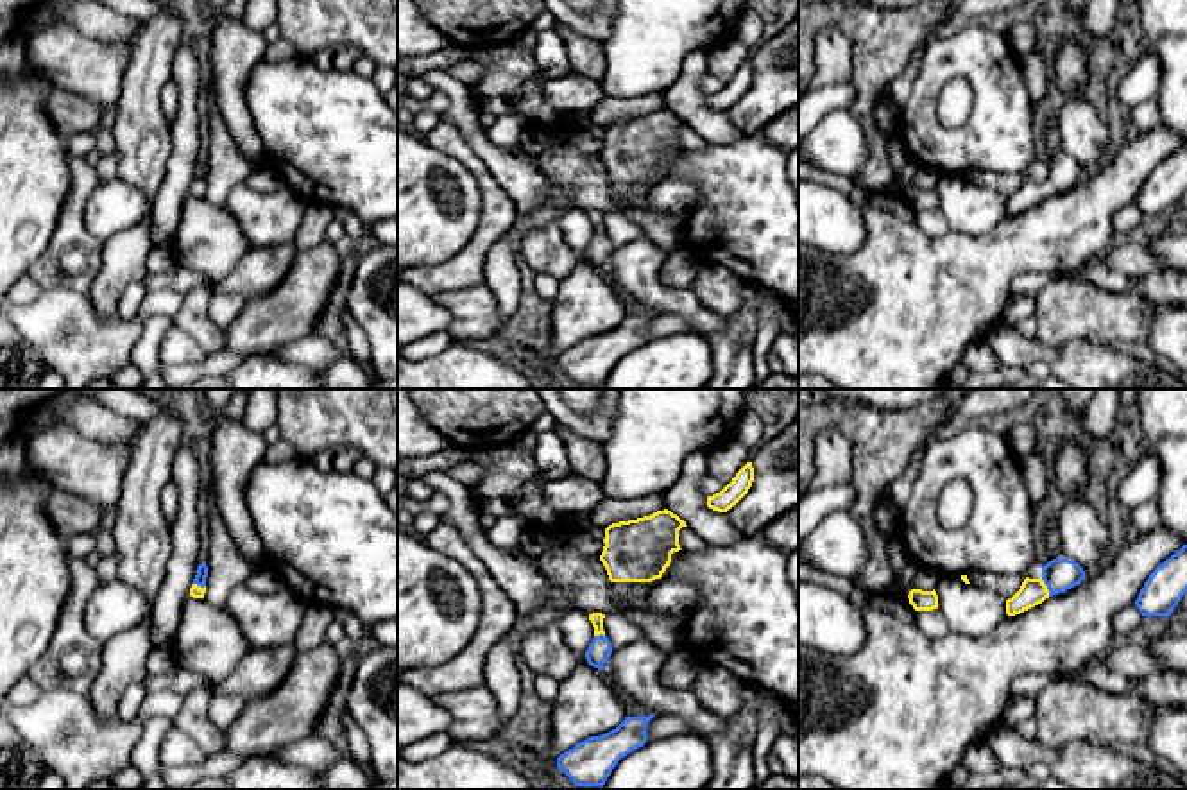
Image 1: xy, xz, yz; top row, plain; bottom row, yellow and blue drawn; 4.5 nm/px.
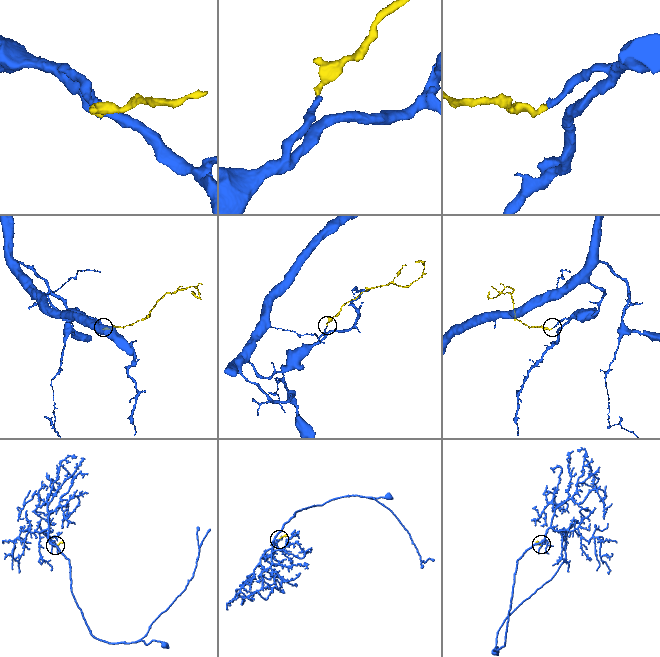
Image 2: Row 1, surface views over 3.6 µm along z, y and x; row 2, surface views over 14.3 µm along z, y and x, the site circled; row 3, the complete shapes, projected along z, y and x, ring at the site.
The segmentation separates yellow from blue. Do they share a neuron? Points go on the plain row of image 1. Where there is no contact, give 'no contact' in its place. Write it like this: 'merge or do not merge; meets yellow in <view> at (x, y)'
merge; meets yellow in yz at (1046, 185)

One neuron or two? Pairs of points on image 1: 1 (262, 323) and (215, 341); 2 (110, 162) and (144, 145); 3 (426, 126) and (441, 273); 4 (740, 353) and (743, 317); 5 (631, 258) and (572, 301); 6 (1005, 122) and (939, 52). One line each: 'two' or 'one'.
1: two
2: two
3: two
4: one
5: two
6: one

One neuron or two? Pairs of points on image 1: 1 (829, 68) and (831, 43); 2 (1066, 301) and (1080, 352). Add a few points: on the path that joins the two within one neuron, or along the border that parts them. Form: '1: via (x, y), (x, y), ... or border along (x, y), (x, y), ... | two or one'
1: via (831, 63), (831, 49) | one
2: border along (1112, 344), (1067, 339), (1060, 346) | two

